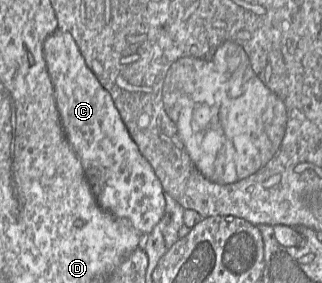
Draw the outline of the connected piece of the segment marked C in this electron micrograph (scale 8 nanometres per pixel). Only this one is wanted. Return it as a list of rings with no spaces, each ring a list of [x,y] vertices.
[[[56,29],[46,38],[43,49],[62,127],[99,205],[147,235],[165,214],[165,193],[160,180],[141,155],[110,94],[87,66],[71,34]]]

